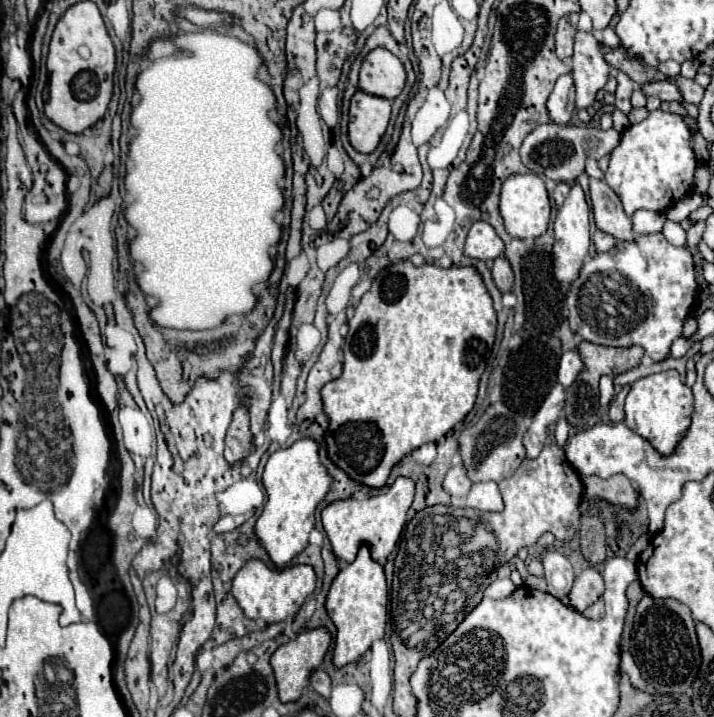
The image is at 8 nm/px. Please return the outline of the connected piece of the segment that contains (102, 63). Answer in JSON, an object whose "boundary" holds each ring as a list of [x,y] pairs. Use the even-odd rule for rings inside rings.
{"boundary":[[[76,3],[62,15],[50,41],[46,65],[50,77],[48,99],[44,103],[46,117],[68,133],[82,133],[96,125],[104,117],[112,99],[116,51],[94,3]],[[80,47],[88,47],[88,59],[82,59],[78,53]]]}

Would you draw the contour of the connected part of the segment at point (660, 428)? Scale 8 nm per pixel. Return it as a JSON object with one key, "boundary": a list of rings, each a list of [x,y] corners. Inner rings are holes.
{"boundary":[[[664,371],[644,379],[638,379],[626,397],[626,419],[624,423],[652,443],[662,455],[670,455],[690,425],[694,409],[692,389],[680,381],[678,372]]]}

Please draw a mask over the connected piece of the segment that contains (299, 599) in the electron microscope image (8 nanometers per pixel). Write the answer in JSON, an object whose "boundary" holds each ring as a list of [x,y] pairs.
{"boundary":[[[248,559],[246,565],[236,573],[232,583],[232,595],[236,597],[238,605],[242,607],[248,619],[262,619],[266,623],[284,621],[290,615],[296,615],[302,607],[304,599],[316,587],[316,573],[312,565],[294,565],[286,569],[270,569],[260,559]]]}

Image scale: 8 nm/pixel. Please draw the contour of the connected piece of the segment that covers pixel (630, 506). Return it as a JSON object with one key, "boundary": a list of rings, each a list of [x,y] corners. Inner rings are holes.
{"boundary":[[[612,475],[610,479],[600,479],[600,477],[584,477],[582,479],[584,493],[604,499],[608,505],[620,505],[626,511],[634,511],[640,499],[638,489],[626,479],[626,475]]]}

